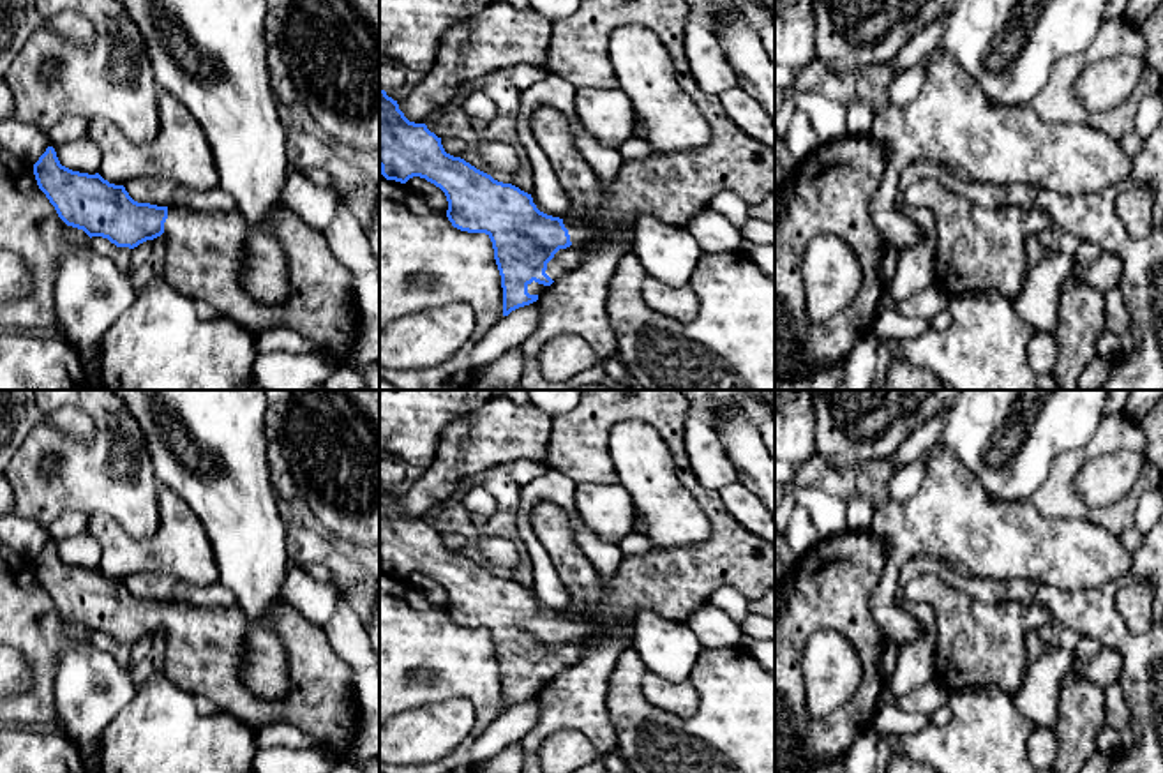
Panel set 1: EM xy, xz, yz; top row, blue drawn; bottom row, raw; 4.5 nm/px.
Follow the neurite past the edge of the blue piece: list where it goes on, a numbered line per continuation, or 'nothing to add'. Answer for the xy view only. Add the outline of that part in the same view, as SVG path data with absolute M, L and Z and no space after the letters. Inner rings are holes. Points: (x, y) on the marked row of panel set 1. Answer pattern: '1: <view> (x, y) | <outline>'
1: xy (203, 249) | M284 203L268 214L288 259L289 296L284 305L258 305L242 289L242 247L249 236L244 214L233 210L168 208L164 279L176 291L205 302L251 335L284 326L314 344L316 353L349 365L362 316L353 274L334 256L325 235Z

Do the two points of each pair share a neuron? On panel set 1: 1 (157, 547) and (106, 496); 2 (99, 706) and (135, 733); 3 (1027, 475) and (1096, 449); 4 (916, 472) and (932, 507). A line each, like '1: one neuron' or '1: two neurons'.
1: two neurons
2: two neurons
3: two neurons
4: two neurons

